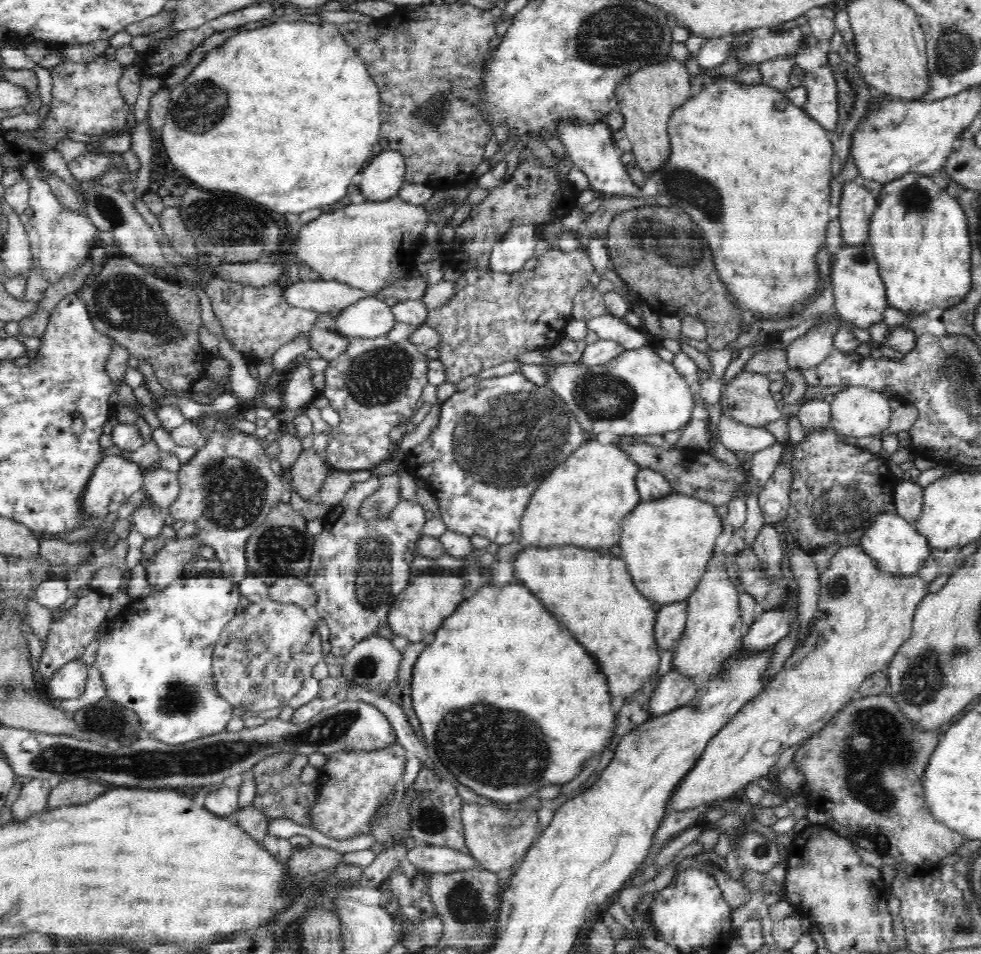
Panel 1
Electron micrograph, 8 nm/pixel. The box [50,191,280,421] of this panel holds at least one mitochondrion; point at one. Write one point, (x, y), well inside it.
(124, 302)

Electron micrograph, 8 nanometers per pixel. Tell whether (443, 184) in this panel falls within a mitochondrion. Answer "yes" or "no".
no

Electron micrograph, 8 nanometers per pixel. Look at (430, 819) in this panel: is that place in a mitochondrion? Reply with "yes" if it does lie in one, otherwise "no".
yes

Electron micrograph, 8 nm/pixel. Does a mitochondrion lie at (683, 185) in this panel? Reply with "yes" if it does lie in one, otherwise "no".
yes

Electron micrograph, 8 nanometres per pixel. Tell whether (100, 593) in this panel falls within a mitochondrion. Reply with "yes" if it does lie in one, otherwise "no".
no

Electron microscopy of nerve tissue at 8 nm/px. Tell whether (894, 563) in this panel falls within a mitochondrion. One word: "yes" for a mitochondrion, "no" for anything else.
no

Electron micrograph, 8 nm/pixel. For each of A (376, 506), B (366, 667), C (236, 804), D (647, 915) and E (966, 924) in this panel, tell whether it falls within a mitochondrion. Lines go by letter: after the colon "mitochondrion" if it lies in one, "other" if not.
A: mitochondrion
B: mitochondrion
C: other
D: other
E: mitochondrion

